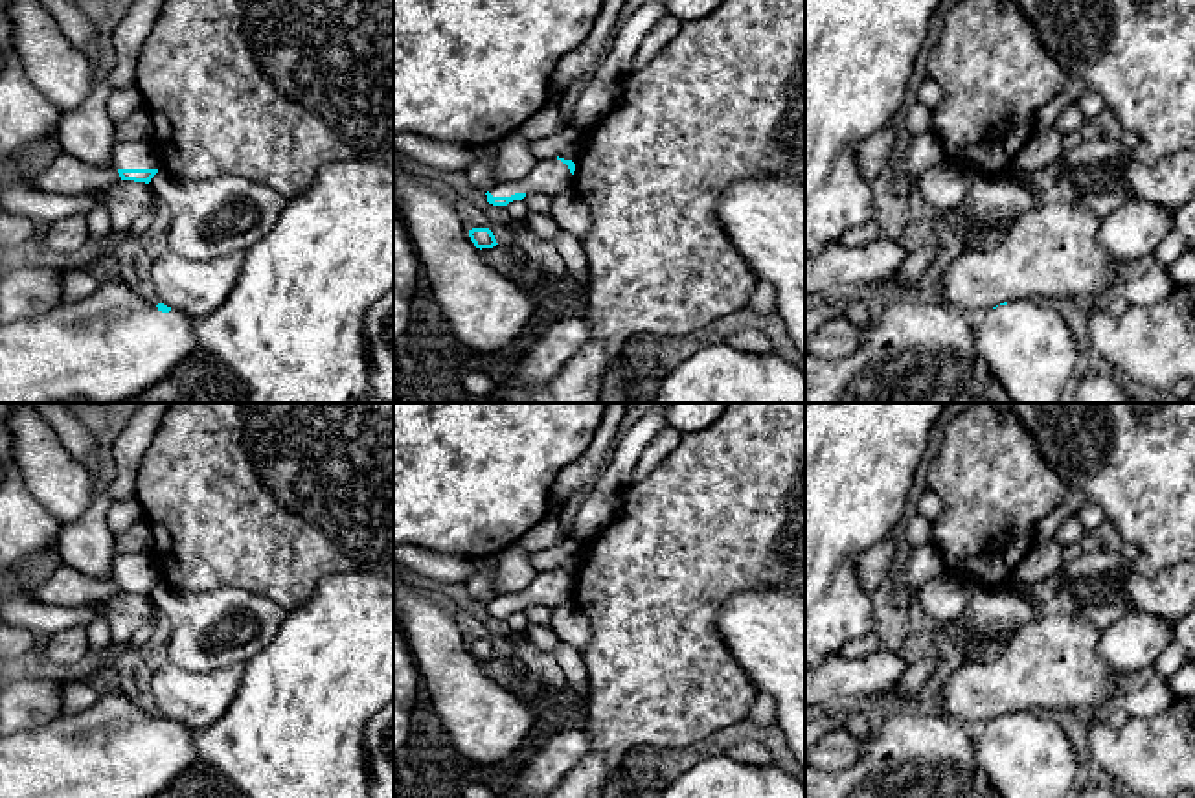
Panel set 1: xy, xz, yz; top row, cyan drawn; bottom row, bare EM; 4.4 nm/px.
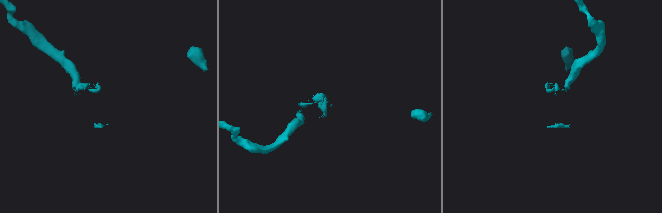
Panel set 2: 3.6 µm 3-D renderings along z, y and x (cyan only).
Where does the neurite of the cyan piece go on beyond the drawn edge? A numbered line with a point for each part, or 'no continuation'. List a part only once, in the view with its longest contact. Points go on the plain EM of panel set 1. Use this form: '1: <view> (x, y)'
1: xy (125, 567)

